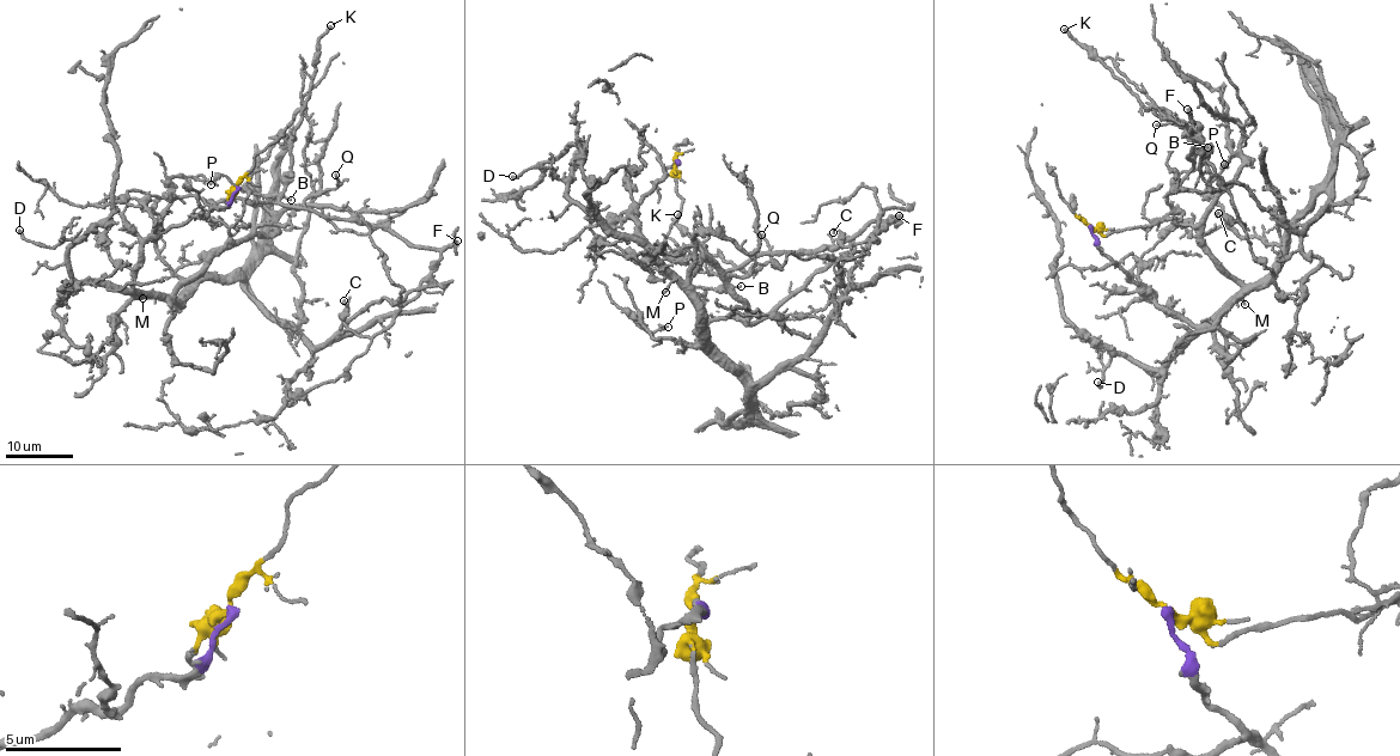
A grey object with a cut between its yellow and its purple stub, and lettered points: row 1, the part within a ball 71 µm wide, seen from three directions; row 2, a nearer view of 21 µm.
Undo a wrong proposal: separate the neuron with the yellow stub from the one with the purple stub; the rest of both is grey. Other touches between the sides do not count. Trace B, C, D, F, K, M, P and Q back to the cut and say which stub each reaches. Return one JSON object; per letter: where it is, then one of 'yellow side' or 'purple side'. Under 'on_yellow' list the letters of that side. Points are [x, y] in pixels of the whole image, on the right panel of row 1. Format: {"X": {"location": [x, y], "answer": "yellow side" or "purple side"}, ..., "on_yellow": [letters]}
{"B": {"location": [1207, 147], "answer": "yellow side"}, "C": {"location": [1218, 213], "answer": "yellow side"}, "D": {"location": [1097, 382], "answer": "purple side"}, "F": {"location": [1187, 109], "answer": "yellow side"}, "K": {"location": [1064, 29], "answer": "yellow side"}, "M": {"location": [1245, 304], "answer": "purple side"}, "P": {"location": [1224, 164], "answer": "purple side"}, "Q": {"location": [1156, 125], "answer": "purple side"}, "on_yellow": ["B", "C", "F", "K"]}

